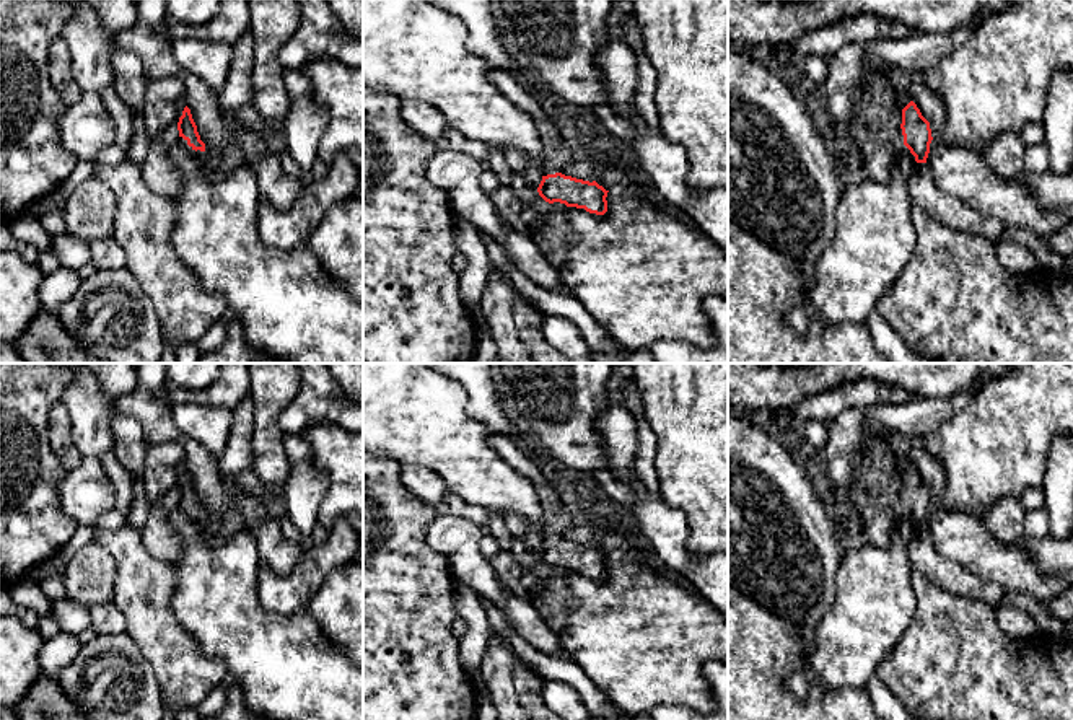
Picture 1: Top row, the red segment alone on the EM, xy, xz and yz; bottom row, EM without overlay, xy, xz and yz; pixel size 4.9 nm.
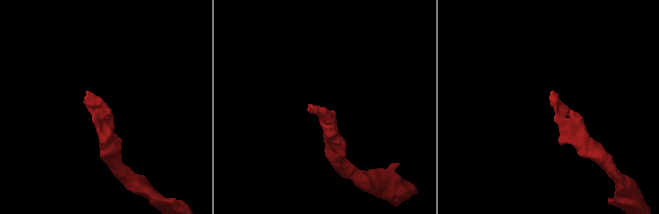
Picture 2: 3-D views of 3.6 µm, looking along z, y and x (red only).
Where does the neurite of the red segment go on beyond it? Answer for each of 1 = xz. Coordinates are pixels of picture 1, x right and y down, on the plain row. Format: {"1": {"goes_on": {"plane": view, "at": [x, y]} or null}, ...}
{"1": {"goes_on": {"plane": "xz", "at": [557, 520]}}}

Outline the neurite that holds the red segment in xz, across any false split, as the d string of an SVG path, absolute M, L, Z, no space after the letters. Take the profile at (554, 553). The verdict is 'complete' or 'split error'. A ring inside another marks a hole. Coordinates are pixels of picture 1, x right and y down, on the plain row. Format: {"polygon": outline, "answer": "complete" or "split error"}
{"polygon": "M492 433L490 443L515 471L532 482L542 505L544 525L541 529L542 546L537 552L539 560L549 569L560 567L567 572L604 580L607 577L606 562L609 555L596 546L589 547L560 538L573 526L572 515L534 461L518 448L515 440L501 433Z", "answer": "split error"}

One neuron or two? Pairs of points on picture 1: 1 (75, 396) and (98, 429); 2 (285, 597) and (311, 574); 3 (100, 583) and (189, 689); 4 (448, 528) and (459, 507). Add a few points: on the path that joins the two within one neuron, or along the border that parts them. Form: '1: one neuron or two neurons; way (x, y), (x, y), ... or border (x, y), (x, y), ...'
1: one neuron; way (83, 404), (90, 411), (91, 421)
2: one neuron; way (292, 593), (305, 580)
3: two neurons; border (114, 561), (114, 595), (111, 600)
4: two neurons; border (438, 513), (468, 517), (484, 533)

